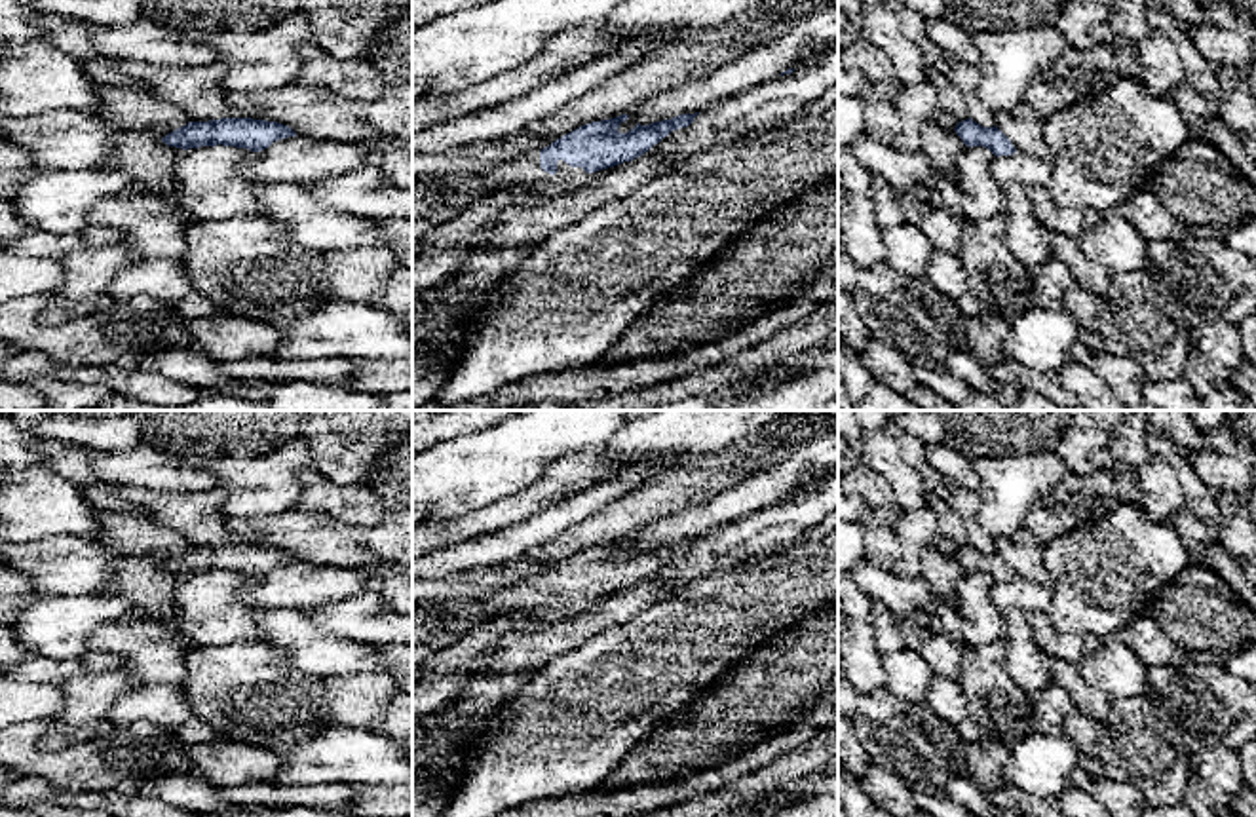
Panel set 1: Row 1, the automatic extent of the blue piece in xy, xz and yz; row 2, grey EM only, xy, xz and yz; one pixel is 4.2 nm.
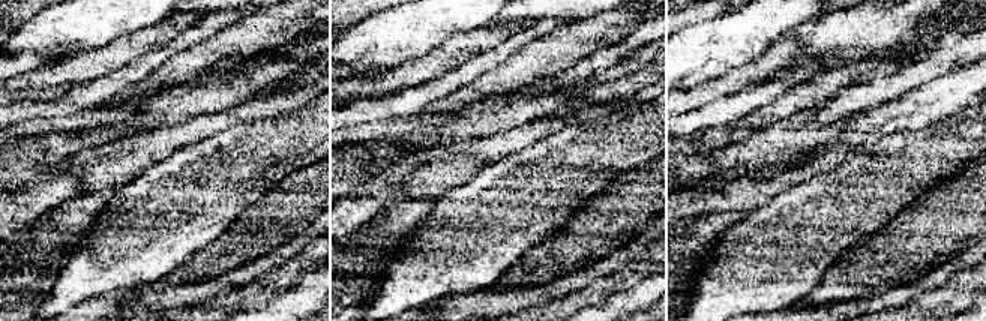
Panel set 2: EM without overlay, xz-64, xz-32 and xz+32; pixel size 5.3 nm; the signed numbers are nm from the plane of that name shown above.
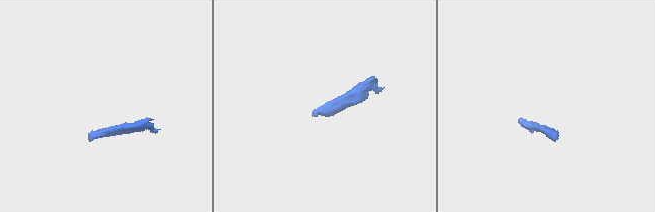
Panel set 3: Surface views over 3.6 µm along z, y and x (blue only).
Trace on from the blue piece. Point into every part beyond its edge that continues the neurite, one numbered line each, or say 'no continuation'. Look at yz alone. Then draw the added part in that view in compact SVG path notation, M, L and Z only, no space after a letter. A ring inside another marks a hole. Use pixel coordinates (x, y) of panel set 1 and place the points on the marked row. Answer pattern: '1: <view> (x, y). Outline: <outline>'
no continuation

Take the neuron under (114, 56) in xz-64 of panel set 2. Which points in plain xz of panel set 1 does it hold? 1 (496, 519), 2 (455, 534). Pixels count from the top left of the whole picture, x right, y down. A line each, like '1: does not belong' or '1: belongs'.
1: belongs
2: belongs

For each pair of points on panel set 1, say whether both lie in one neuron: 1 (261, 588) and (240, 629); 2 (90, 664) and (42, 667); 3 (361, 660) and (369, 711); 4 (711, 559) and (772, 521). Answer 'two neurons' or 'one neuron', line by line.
1: two neurons
2: one neuron
3: two neurons
4: one neuron

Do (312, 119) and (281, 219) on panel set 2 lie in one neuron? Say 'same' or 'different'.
different

